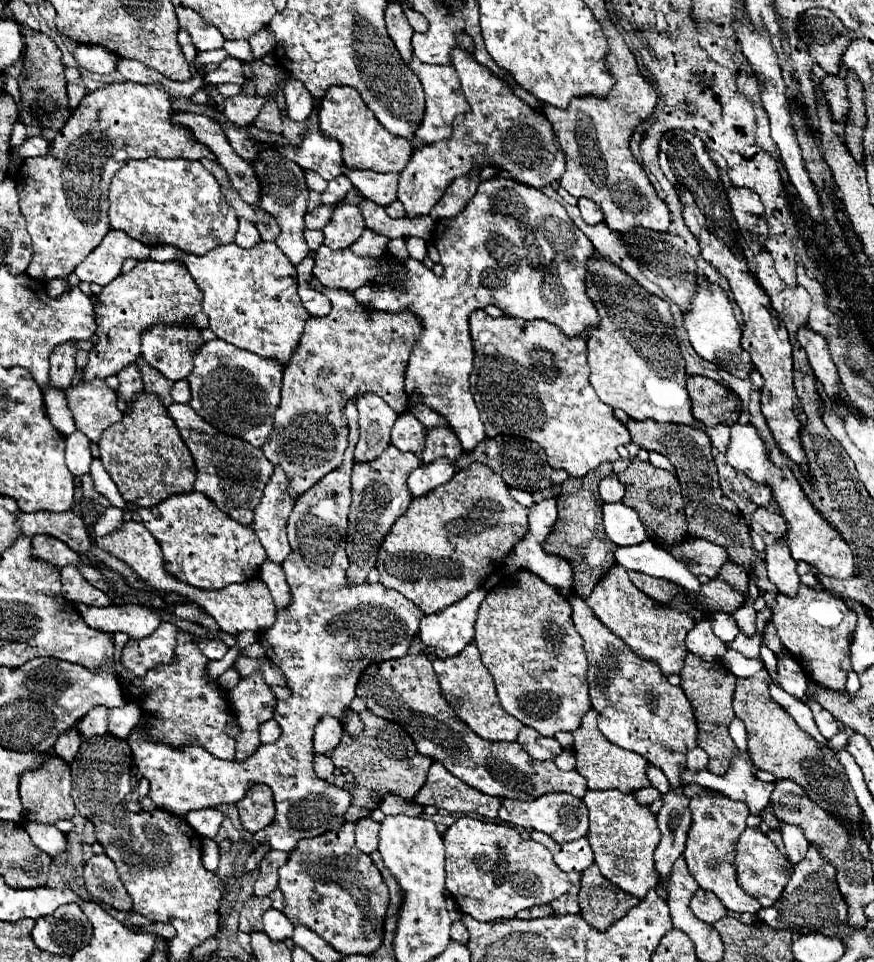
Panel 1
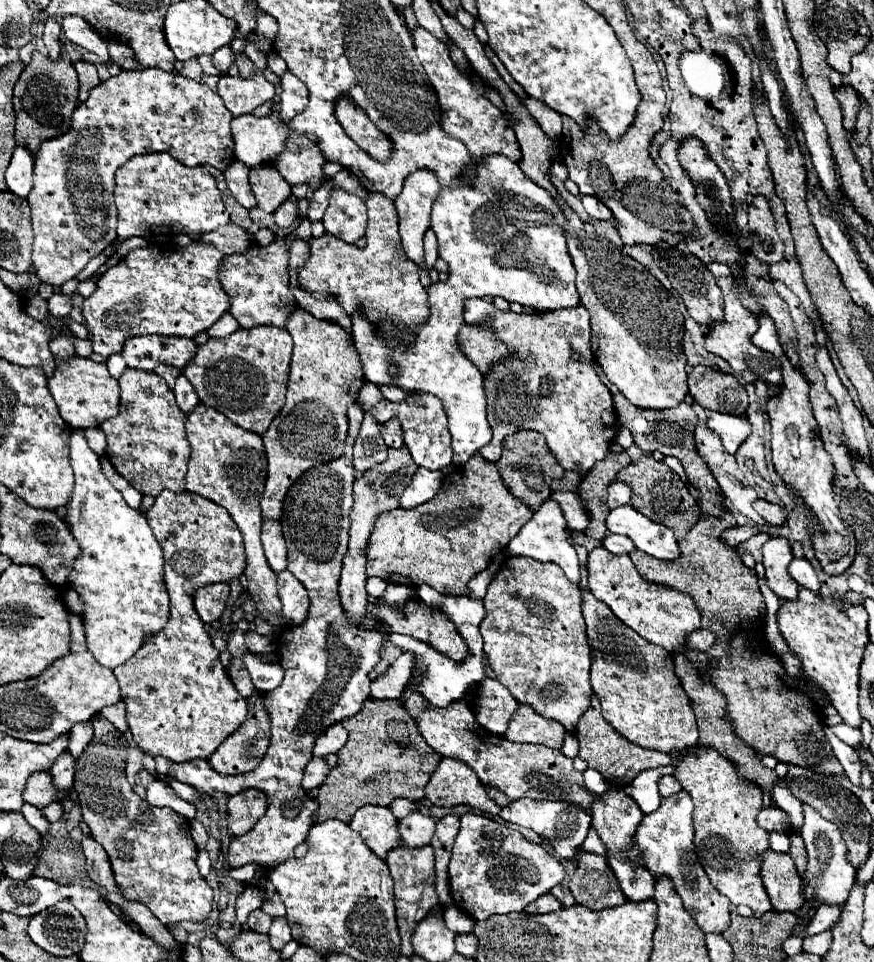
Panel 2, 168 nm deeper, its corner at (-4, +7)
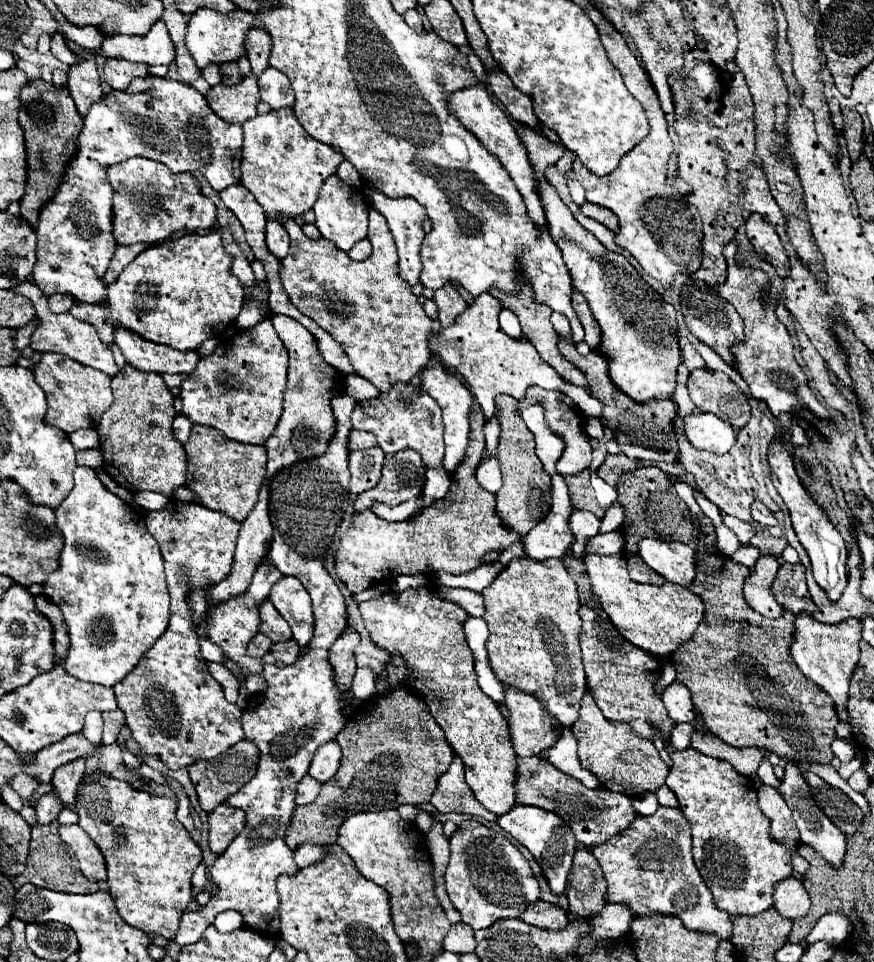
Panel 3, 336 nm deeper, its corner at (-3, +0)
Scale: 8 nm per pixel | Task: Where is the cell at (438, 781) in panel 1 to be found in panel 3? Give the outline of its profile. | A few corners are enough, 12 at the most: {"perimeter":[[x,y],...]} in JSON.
{"perimeter":[[454,756],[438,778],[430,804],[496,820],[464,780],[464,762]]}

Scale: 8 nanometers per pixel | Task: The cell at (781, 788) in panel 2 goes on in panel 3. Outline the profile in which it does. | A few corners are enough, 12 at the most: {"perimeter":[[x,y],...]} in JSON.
{"perimeter":[[768,758],[762,760],[756,774],[764,784],[780,788],[780,780],[774,776]]}

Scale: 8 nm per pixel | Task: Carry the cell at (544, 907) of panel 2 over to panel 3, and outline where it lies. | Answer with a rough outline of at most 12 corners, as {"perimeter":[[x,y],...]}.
{"perimeter":[[538,900],[520,918],[538,928],[562,928],[566,910]]}

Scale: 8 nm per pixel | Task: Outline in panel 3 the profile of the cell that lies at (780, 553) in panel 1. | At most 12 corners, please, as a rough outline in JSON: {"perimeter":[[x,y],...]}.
{"perimeter":[[760,556],[744,582],[746,602],[766,618],[784,608],[772,594],[780,562]]}

